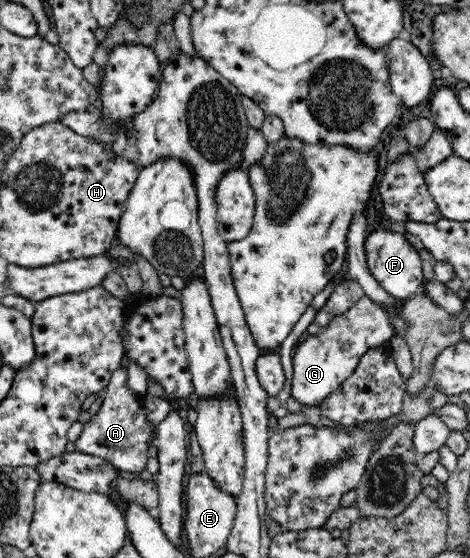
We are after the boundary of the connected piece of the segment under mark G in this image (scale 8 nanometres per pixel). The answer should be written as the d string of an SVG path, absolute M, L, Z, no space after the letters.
M364 295L345 314L334 318L322 333L308 336L296 346L290 396L302 405L319 406L352 375L366 351L387 345L394 336L390 310Z

